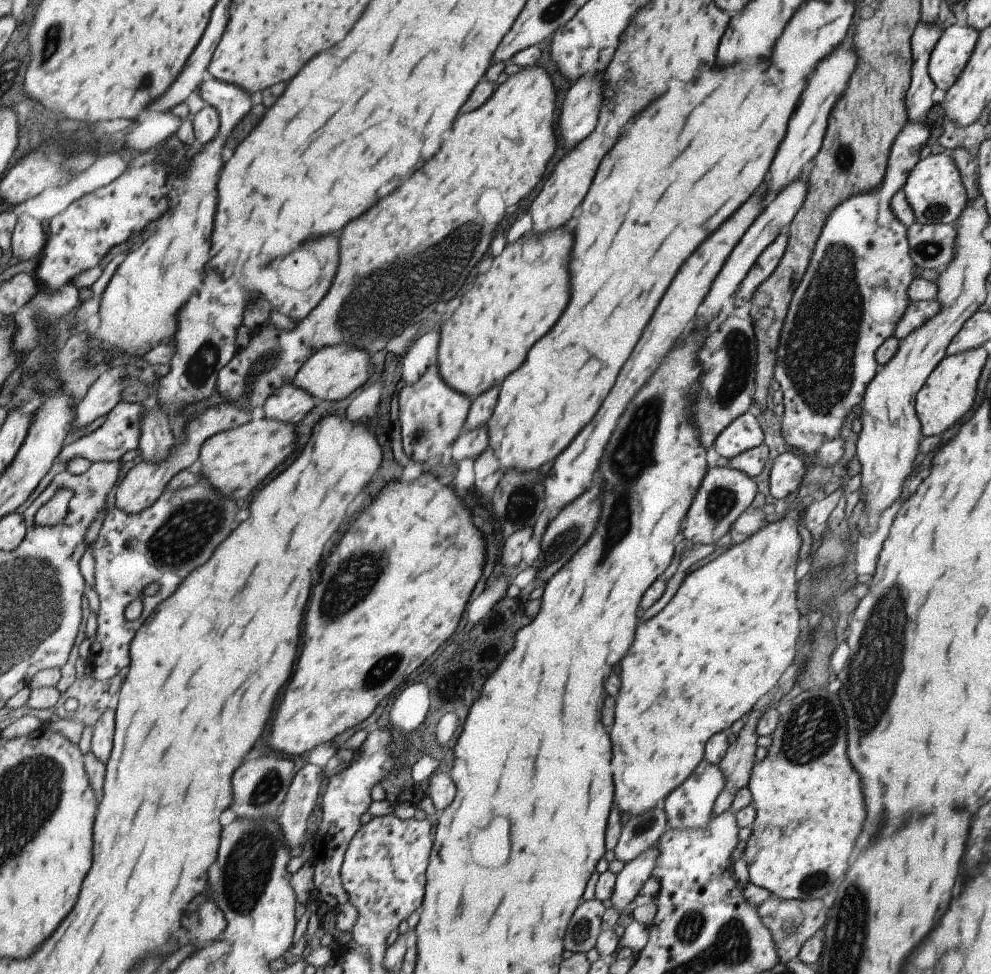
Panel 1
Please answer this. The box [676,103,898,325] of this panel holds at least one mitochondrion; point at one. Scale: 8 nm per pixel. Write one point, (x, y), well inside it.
(844, 160)

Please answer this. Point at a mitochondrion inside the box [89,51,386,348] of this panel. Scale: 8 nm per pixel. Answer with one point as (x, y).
(145, 83)

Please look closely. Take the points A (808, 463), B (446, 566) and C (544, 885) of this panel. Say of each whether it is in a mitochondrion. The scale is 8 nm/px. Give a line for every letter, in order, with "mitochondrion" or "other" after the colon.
A: other
B: other
C: other

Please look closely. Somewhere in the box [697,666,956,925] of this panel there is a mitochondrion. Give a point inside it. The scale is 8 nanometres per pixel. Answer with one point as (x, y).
(808, 732)

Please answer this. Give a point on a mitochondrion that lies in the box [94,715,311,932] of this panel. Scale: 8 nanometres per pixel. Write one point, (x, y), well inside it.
(249, 864)

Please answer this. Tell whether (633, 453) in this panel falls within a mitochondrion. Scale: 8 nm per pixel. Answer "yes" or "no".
yes

